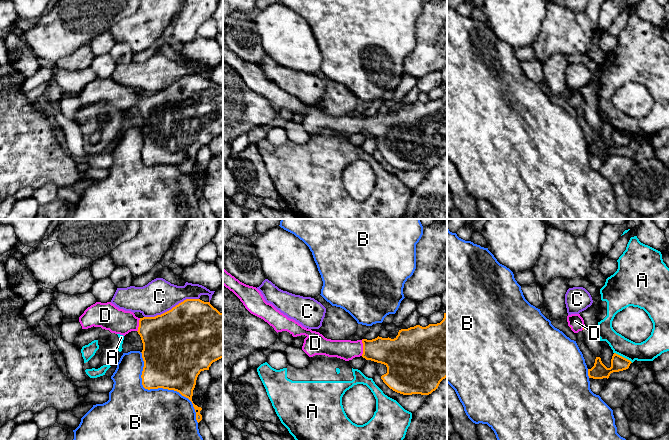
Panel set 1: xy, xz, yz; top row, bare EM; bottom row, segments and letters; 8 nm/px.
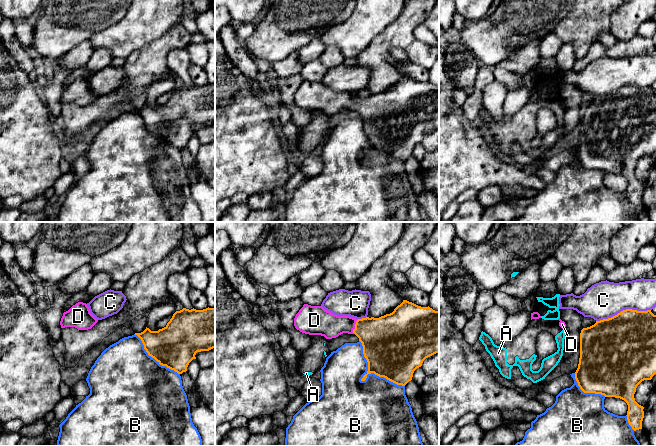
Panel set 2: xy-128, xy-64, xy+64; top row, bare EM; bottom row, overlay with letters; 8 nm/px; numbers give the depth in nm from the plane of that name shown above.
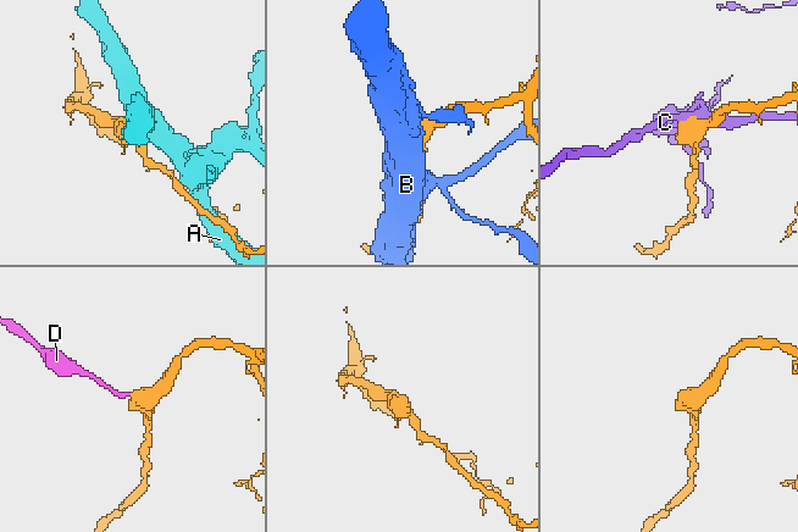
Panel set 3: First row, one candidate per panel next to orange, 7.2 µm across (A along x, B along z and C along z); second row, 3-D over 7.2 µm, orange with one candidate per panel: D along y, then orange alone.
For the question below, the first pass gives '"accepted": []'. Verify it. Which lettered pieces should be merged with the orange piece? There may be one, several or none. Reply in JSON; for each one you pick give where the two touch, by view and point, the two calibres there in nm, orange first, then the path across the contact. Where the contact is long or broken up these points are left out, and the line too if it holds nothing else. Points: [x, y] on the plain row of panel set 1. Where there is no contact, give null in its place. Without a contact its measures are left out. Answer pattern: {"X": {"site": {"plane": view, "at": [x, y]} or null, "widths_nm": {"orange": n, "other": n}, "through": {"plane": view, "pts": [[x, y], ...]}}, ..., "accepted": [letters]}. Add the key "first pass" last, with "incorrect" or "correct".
{"D": {"site": {"plane": "xz", "at": [363, 123]}, "widths_nm": {"orange": 240, "other": 160}, "through": {"plane": "xz", "pts": [[393, 129], [363, 123], [344, 125]]}}, "accepted": ["D"], "first pass": "incorrect"}

